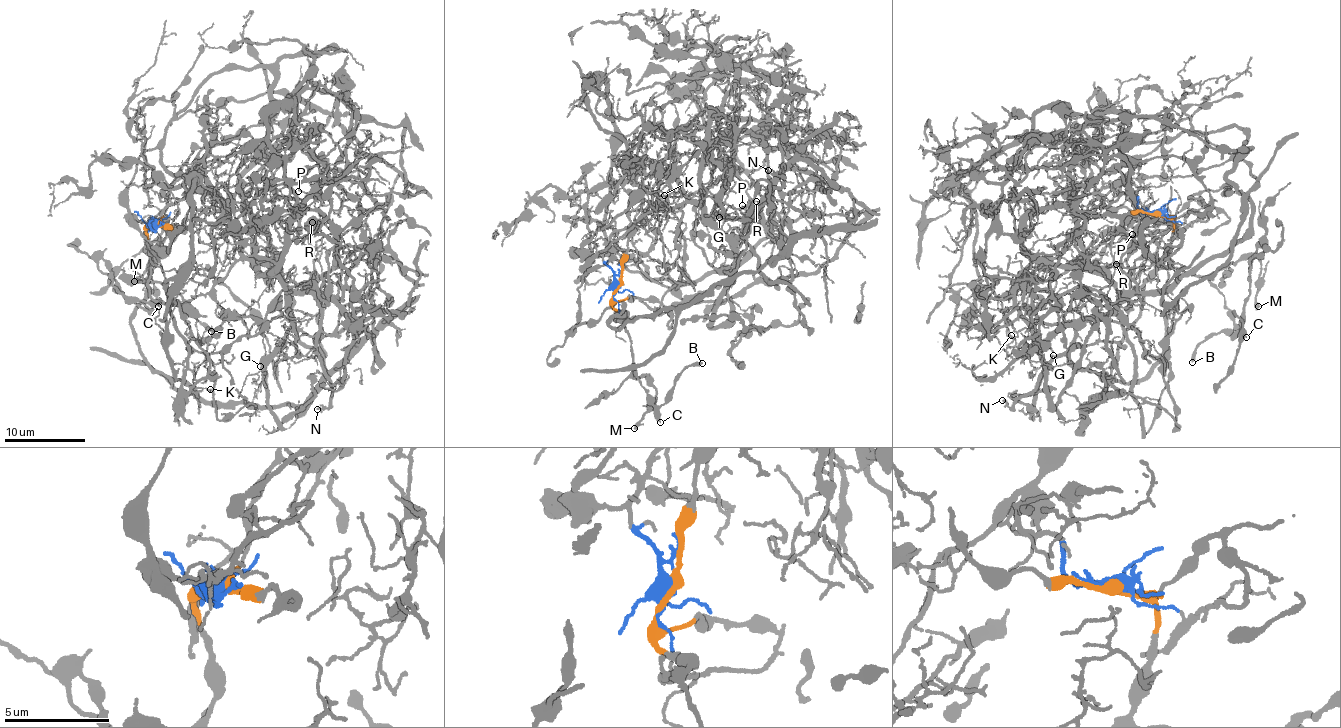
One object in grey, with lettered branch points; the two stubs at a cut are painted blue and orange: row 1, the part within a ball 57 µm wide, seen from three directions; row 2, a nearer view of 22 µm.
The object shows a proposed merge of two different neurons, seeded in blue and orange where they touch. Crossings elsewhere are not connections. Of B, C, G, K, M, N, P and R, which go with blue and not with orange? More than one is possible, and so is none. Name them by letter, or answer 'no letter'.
G, K, N, P, R

